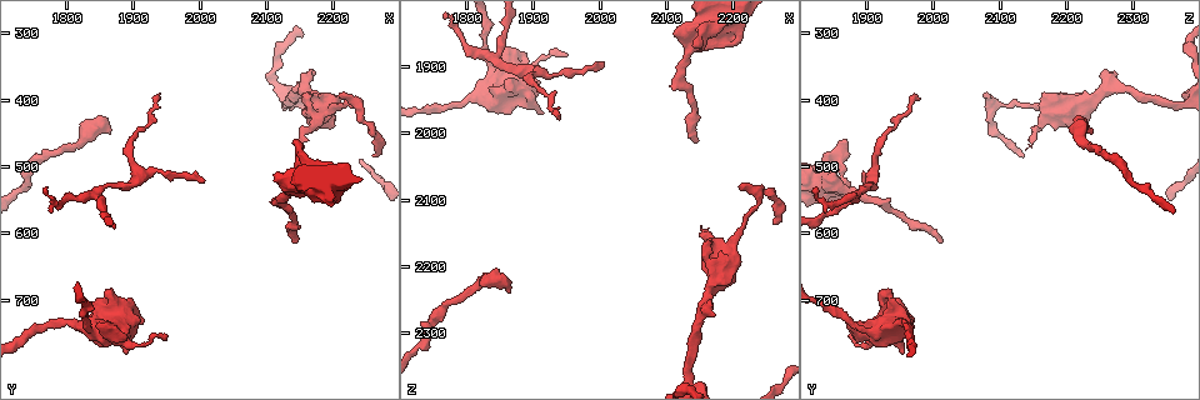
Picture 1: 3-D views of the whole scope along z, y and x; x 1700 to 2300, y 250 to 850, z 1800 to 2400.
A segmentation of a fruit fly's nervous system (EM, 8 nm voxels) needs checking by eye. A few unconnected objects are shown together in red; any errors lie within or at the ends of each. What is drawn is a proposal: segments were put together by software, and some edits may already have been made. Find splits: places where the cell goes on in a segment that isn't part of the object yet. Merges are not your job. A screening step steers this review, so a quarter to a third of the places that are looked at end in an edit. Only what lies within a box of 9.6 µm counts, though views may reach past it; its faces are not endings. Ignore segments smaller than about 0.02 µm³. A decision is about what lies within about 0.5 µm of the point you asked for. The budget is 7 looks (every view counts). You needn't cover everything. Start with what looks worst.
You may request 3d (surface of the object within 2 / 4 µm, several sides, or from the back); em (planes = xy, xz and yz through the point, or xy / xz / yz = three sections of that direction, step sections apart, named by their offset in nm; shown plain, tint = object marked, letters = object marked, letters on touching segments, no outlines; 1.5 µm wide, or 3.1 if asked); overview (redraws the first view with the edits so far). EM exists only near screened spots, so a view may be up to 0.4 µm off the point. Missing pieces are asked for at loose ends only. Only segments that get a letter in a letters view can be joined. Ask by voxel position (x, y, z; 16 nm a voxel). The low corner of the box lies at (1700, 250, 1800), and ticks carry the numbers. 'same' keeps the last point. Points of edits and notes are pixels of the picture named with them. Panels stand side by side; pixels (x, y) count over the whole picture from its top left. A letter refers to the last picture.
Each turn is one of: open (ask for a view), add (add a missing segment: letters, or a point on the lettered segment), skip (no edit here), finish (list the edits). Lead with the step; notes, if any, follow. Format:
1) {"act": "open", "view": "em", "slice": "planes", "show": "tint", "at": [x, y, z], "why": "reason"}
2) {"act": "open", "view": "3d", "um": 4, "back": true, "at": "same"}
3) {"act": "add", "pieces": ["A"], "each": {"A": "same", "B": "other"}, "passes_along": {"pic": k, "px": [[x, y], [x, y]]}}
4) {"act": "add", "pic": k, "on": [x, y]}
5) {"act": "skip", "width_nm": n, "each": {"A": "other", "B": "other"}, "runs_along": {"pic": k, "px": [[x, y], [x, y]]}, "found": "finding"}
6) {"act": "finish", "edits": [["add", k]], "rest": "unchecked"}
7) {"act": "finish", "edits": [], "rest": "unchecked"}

{"act": "open", "view": "3d", "um": 2, "at": [2005, 520, 1895]}

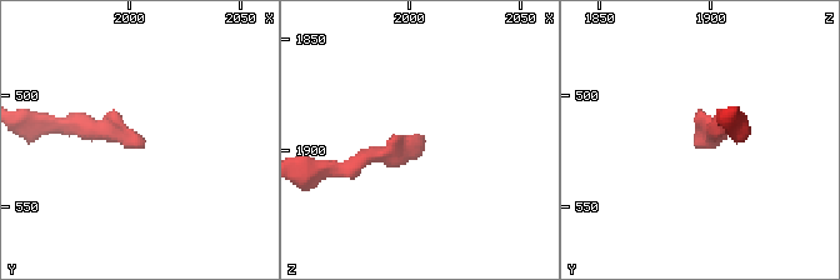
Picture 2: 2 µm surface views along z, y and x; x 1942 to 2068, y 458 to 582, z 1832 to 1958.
{"act": "open", "view": "em", "slice": "planes", "show": "tint", "at": [2007, 522, 1894], "why": "now the EM"}

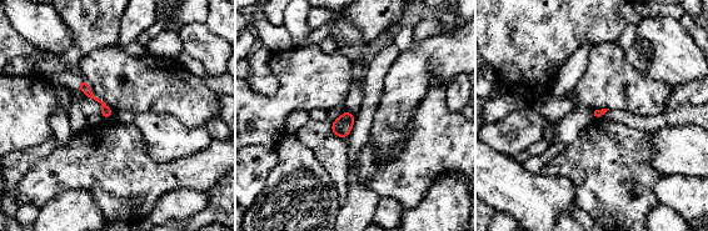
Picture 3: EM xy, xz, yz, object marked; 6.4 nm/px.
{"act": "open", "view": "em", "slice": "planes", "show": "letters", "at": "same", "why": "what lies round it"}

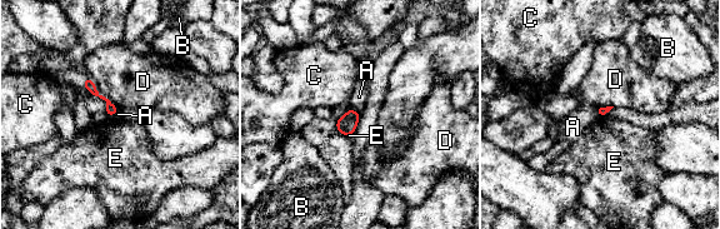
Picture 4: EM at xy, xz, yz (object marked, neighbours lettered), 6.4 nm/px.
{"act": "skip", "each": {"A": "other", "B": "other", "C": "other", "D": "other", "E": "other"}, "border": {"pic": 4, "px": [[350, 108], [359, 111]]}, "found": "no lettered segment goes on from it"}

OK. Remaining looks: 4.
{"act": "open", "view": "em", "slice": "xy", "step": 8, "show": "letters", "at": [1865, 690, 1920], "why": "free end"}

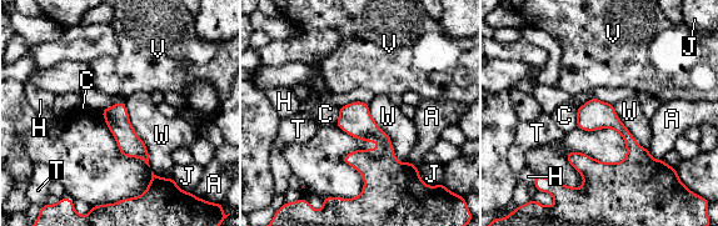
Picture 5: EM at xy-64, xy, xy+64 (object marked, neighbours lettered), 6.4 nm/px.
{"act": "skip", "each": {"A": "other", "C": "other", "H": "other", "J": "other", "T": "other", "V": "other", "W": "other"}, "runs_along": {"pic": 5, "px": [[594, 101], [626, 134], [631, 159], [591, 185]]}, "found": "no lettered segment goes on from it"}

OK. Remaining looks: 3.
{"act": "open", "view": "em", "slice": "planes", "show": "letters", "at": [2205, 395, 2075], "why": "thin end"}

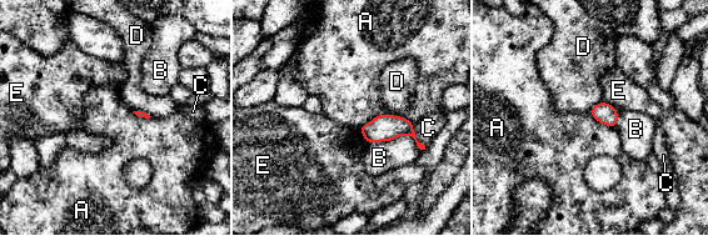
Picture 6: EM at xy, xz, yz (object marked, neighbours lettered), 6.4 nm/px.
{"act": "skip", "each": {"A": "other", "B": "other", "C": "other", "D": "other", "E": "other"}, "found": "none of them fits"}

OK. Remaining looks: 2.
{"act": "finish", "edits": [], "rest": "unchecked"}

